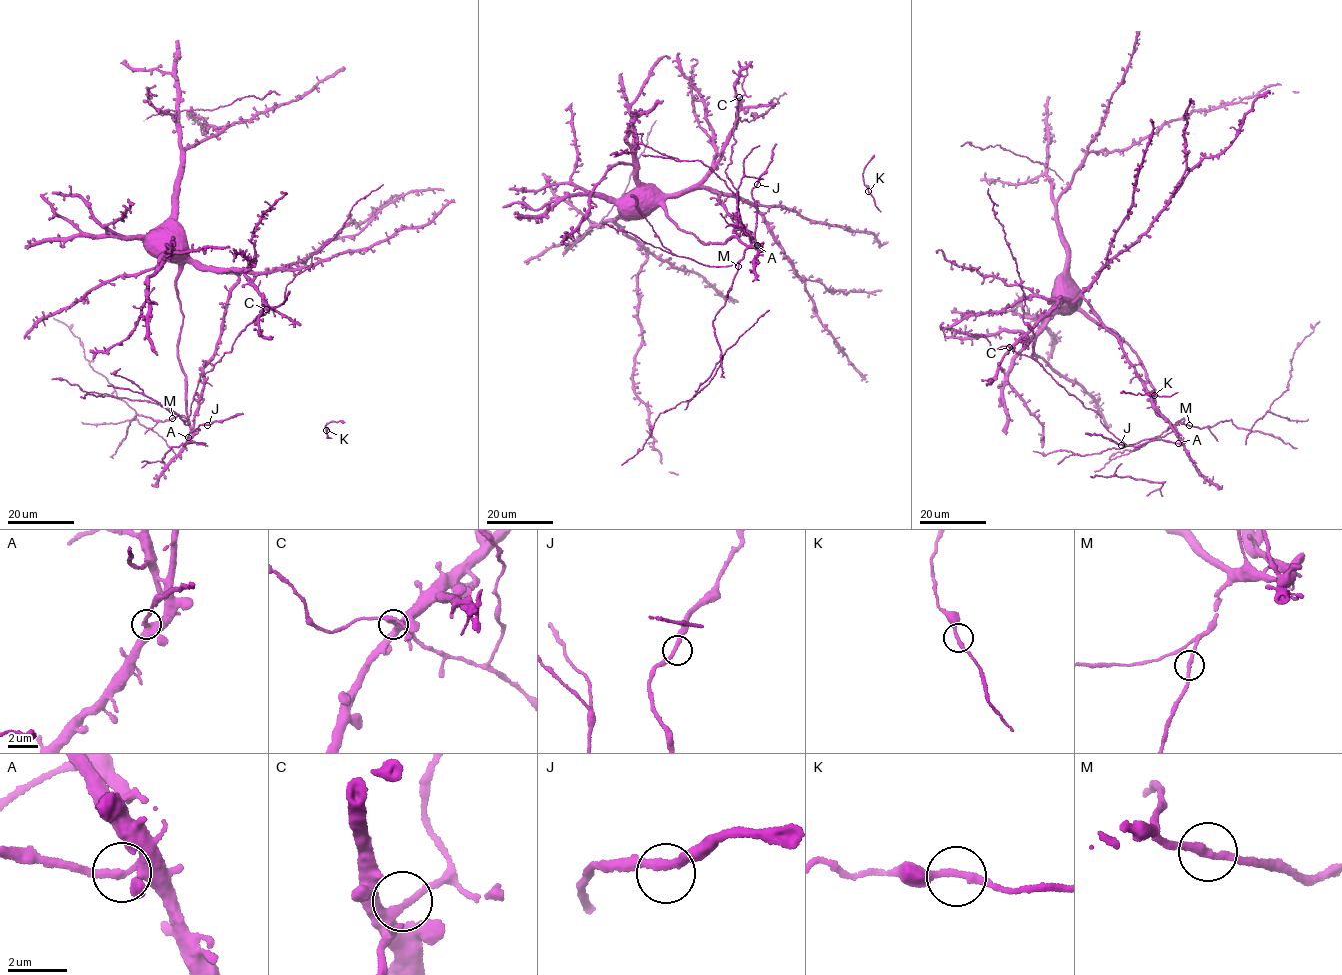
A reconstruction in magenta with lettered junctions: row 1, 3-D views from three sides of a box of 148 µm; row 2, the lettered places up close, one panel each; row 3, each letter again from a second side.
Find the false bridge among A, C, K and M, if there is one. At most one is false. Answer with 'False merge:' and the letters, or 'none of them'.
False merge: A

